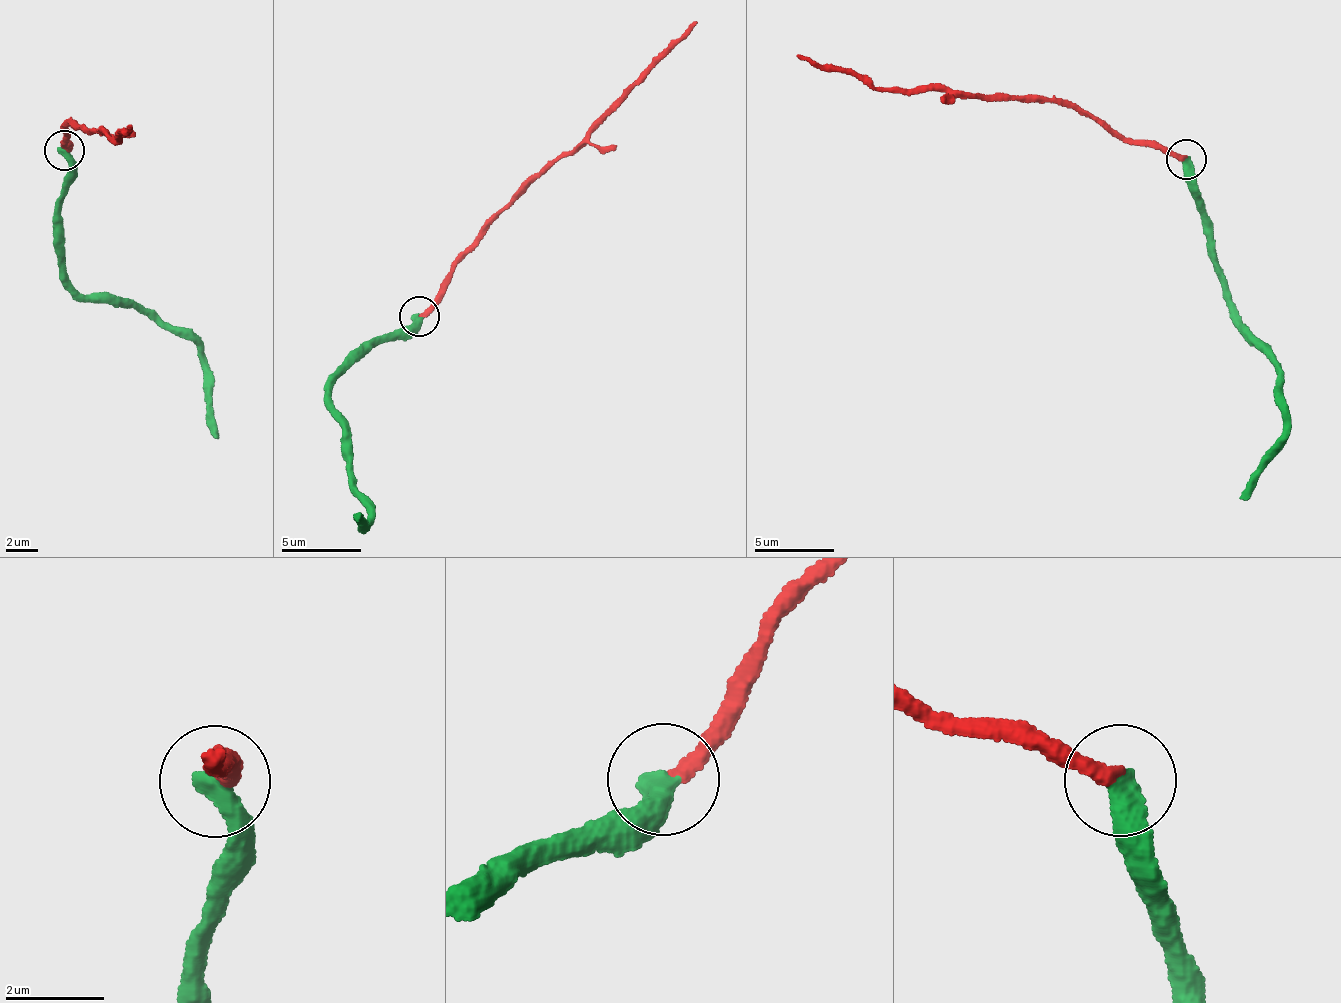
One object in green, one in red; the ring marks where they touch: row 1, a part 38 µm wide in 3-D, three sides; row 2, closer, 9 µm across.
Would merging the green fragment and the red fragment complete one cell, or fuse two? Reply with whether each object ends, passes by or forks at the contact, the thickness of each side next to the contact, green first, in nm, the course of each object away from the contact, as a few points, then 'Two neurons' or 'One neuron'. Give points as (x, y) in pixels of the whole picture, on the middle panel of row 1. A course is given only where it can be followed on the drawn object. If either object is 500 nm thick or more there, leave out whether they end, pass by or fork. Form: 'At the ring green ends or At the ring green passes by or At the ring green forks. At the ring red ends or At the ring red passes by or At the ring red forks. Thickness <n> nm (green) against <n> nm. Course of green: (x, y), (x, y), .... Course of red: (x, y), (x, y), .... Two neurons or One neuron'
At the ring green ends. At the ring red ends. Thickness 480 nm (green) against 280 nm. Course of green: (420, 315), (401, 331), (344, 362), (327, 397), (341, 432), (343, 456), (368, 520), (356, 527), (359, 512). Course of red: (420, 315), (437, 298), (457, 255), (585, 136), (629, 83), (698, 23). Two neurons

